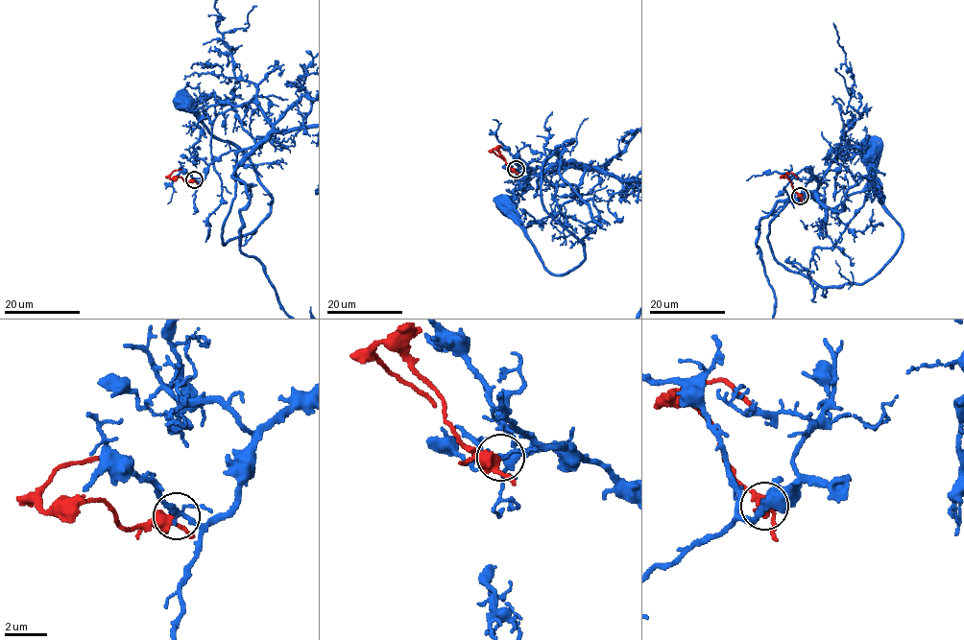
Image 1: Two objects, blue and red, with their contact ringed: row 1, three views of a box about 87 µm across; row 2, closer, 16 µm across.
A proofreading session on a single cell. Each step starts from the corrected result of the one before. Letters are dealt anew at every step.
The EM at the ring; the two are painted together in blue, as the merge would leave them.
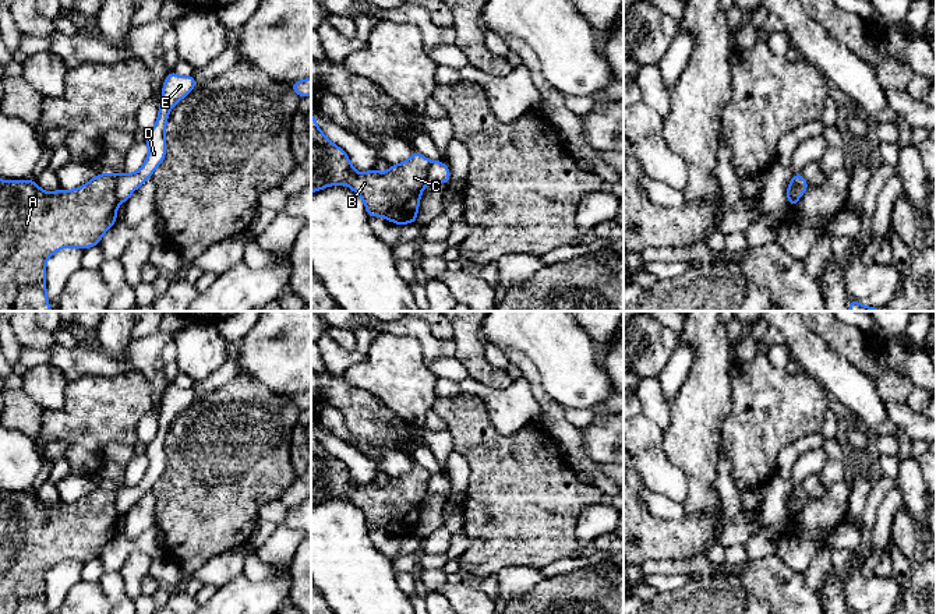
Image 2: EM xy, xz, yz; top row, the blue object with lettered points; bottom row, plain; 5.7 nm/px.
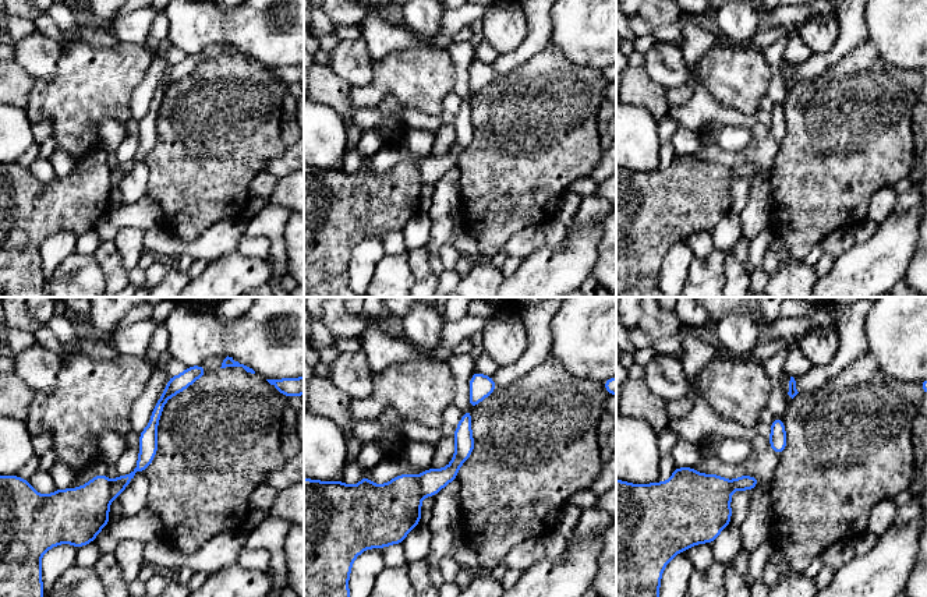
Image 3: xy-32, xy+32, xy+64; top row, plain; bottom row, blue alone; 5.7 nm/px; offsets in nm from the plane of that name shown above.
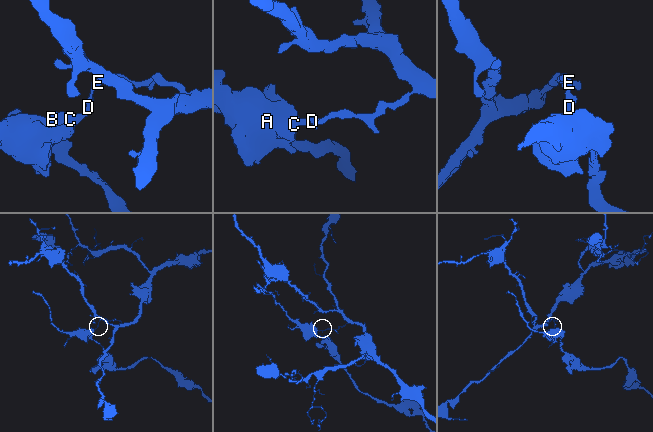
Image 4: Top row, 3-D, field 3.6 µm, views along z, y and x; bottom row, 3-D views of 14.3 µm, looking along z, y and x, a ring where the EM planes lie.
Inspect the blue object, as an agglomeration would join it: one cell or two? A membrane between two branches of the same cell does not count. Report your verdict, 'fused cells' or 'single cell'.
fused cells

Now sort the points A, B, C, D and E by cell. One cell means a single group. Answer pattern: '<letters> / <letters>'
A B C / D E

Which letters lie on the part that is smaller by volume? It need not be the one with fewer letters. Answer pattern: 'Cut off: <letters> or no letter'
Cut off: A, B, C

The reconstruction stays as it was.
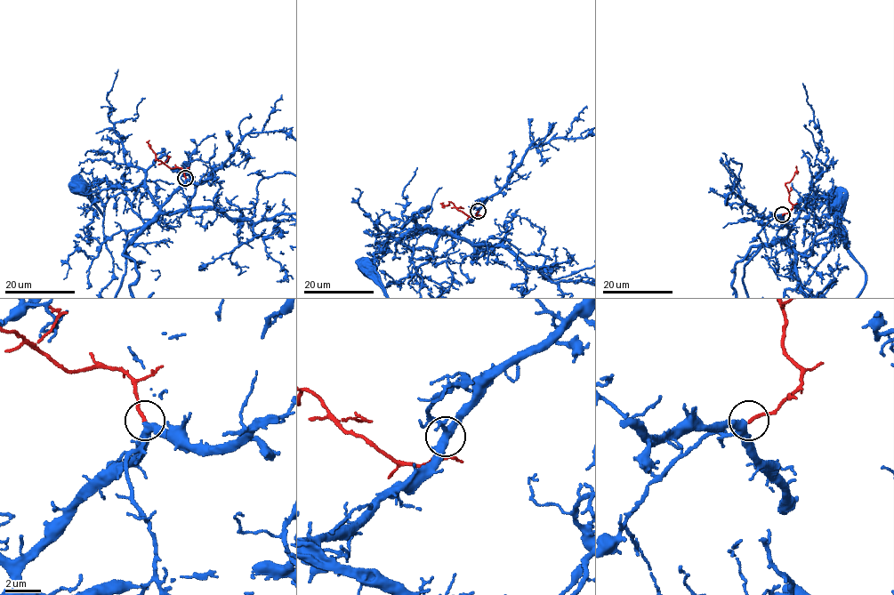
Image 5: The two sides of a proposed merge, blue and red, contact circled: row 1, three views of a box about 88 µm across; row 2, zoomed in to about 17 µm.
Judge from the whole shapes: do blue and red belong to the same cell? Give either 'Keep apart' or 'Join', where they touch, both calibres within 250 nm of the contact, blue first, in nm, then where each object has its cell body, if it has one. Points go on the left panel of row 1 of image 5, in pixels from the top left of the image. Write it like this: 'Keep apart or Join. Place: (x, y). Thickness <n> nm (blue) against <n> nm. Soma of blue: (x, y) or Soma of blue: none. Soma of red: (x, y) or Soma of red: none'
Join. Place: (185, 178). Thickness 340 nm (blue) against 190 nm. Soma of blue: (79, 187). Soma of red: none

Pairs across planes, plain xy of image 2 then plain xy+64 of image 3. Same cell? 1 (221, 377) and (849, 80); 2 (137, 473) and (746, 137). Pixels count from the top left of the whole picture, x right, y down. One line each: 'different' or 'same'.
1: different
2: different

